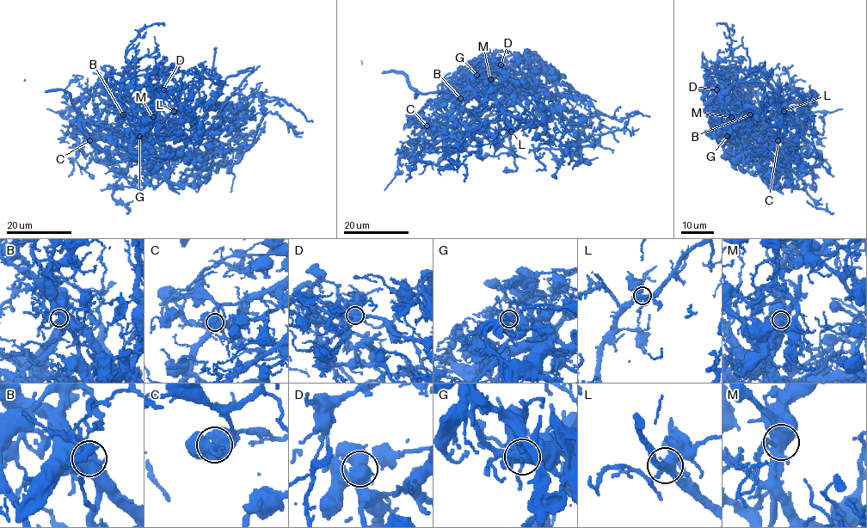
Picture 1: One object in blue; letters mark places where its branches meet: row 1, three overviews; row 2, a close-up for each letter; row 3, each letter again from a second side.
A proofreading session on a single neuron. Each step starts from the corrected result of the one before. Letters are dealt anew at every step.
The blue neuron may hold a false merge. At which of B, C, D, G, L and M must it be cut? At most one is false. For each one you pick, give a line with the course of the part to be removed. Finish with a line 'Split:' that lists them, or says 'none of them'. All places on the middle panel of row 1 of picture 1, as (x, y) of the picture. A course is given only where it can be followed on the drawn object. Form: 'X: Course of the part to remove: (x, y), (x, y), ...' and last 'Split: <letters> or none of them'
M: Course of the part to remove: (490, 78), (476, 64), (467, 62)
Split: M

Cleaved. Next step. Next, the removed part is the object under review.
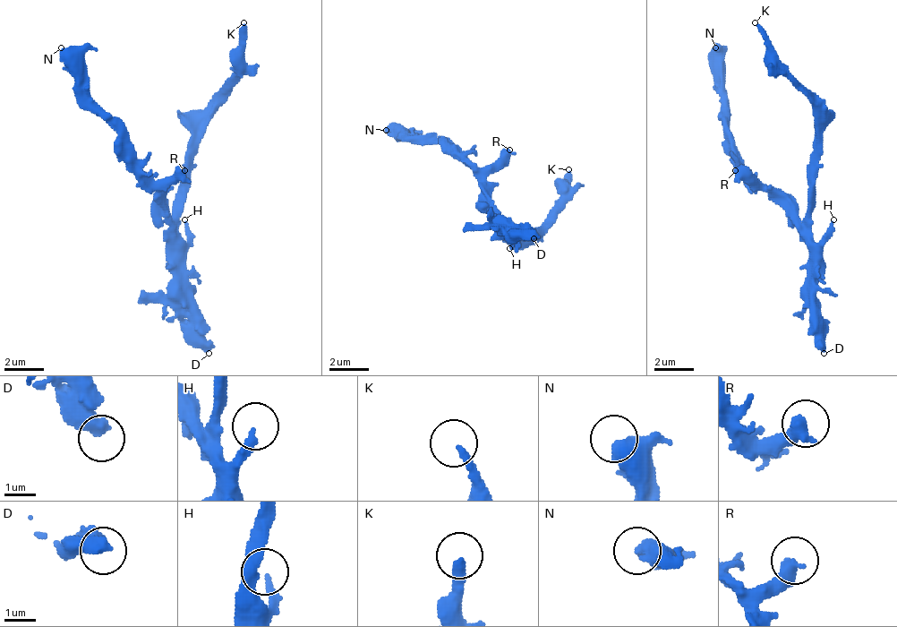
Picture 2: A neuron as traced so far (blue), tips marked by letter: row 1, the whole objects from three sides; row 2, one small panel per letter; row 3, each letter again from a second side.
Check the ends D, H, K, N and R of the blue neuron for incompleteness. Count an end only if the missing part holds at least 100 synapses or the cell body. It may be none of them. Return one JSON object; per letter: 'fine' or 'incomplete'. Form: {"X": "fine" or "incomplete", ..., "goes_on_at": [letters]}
{"D": "incomplete", "H": "fine", "K": "fine", "N": "fine", "R": "fine", "goes_on_at": ["D"]}

